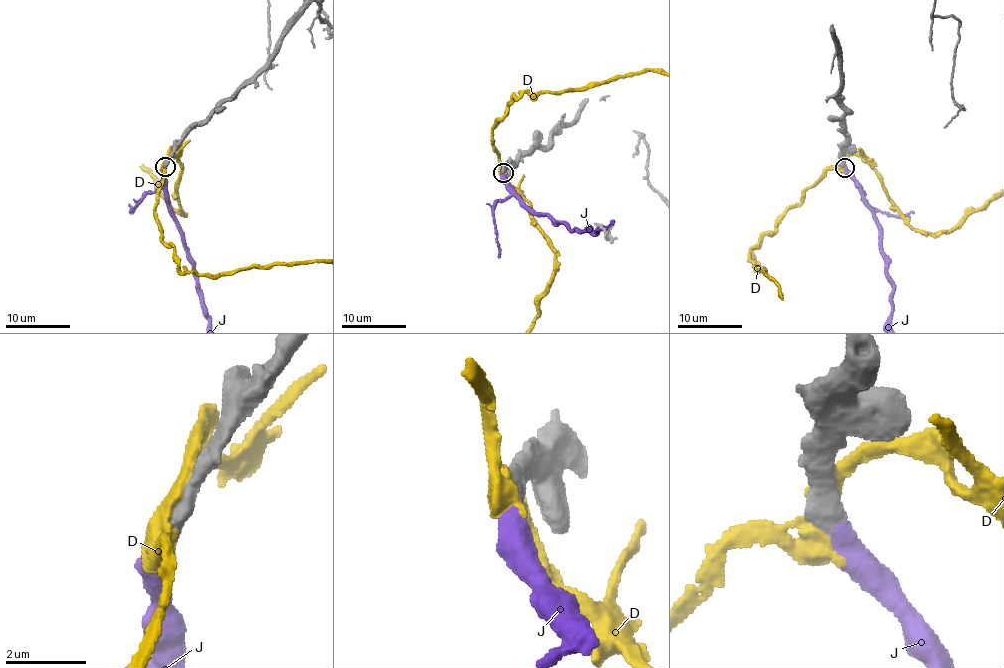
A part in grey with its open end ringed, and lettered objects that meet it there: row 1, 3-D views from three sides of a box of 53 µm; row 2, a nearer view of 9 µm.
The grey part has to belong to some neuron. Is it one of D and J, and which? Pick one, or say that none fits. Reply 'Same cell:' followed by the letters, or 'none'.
Same cell: J

